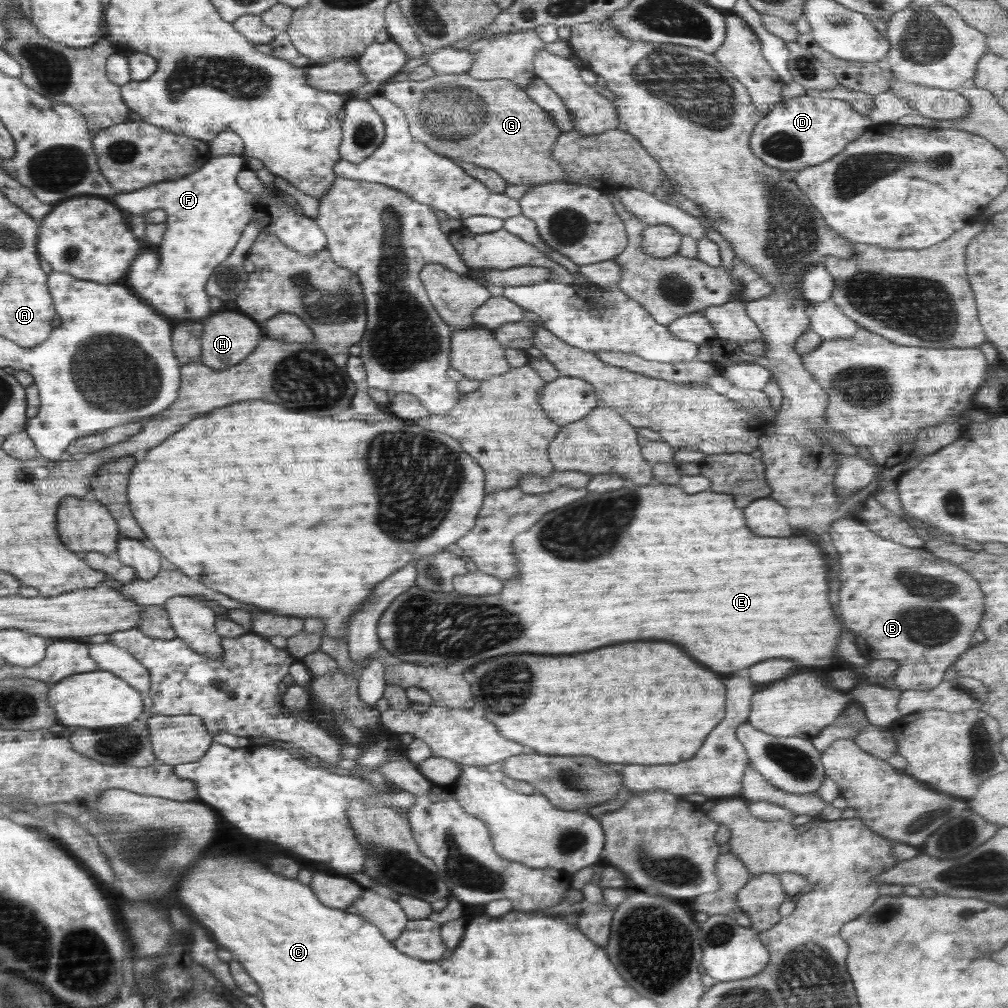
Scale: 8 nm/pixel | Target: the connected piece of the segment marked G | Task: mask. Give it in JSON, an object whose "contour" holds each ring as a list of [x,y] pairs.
{"contour":[[[468,73],[436,75],[421,81],[404,80],[384,83],[378,92],[400,107],[409,122],[413,138],[424,143],[436,154],[470,162],[488,170],[495,170],[507,185],[558,183],[566,177],[556,160],[552,160],[551,150],[562,132],[556,121],[534,103],[518,83],[508,79],[476,79]]]}

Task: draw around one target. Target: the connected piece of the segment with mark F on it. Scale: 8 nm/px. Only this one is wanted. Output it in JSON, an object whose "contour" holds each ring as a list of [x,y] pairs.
{"contour":[[[244,154],[220,155],[211,157],[196,172],[178,180],[162,181],[134,190],[134,192],[116,193],[115,204],[128,213],[145,215],[151,210],[162,209],[167,215],[166,234],[156,250],[142,252],[134,259],[126,276],[128,286],[136,296],[146,304],[152,304],[158,314],[162,314],[172,325],[178,322],[196,322],[205,320],[212,314],[210,298],[204,292],[206,280],[218,266],[230,255],[241,238],[242,232],[253,221],[262,233],[273,234],[286,248],[292,248],[300,254],[314,256],[327,249],[327,237],[320,226],[310,216],[298,216],[288,209],[281,198],[255,198],[247,194],[235,182],[236,174],[247,167]]]}

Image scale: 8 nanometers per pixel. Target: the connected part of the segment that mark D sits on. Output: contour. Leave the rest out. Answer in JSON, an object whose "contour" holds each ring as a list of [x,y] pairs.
{"contour":[[[805,94],[780,99],[754,127],[750,135],[750,148],[762,163],[780,171],[795,173],[830,160],[871,127],[870,118],[855,111],[845,100]]]}

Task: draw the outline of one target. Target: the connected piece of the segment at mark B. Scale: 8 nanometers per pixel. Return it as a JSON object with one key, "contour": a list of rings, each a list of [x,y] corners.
{"contour":[[[853,515],[840,517],[830,526],[830,540],[832,540],[832,548],[840,554],[840,568],[834,570],[834,574],[842,580],[842,588],[840,588],[840,602],[838,602],[838,610],[840,616],[844,618],[844,624],[856,634],[856,644],[858,650],[864,654],[868,660],[895,660],[900,664],[897,673],[893,677],[896,682],[896,689],[900,691],[923,691],[933,690],[941,684],[951,672],[952,664],[958,660],[958,656],[964,654],[966,650],[975,644],[973,634],[979,628],[982,614],[984,614],[984,598],[985,594],[980,590],[977,580],[974,580],[970,573],[962,570],[958,565],[952,564],[947,560],[939,559],[931,552],[928,552],[924,547],[910,548],[900,543],[895,543],[893,540],[882,538],[875,532],[870,532],[870,529],[863,521],[858,521]]]}

